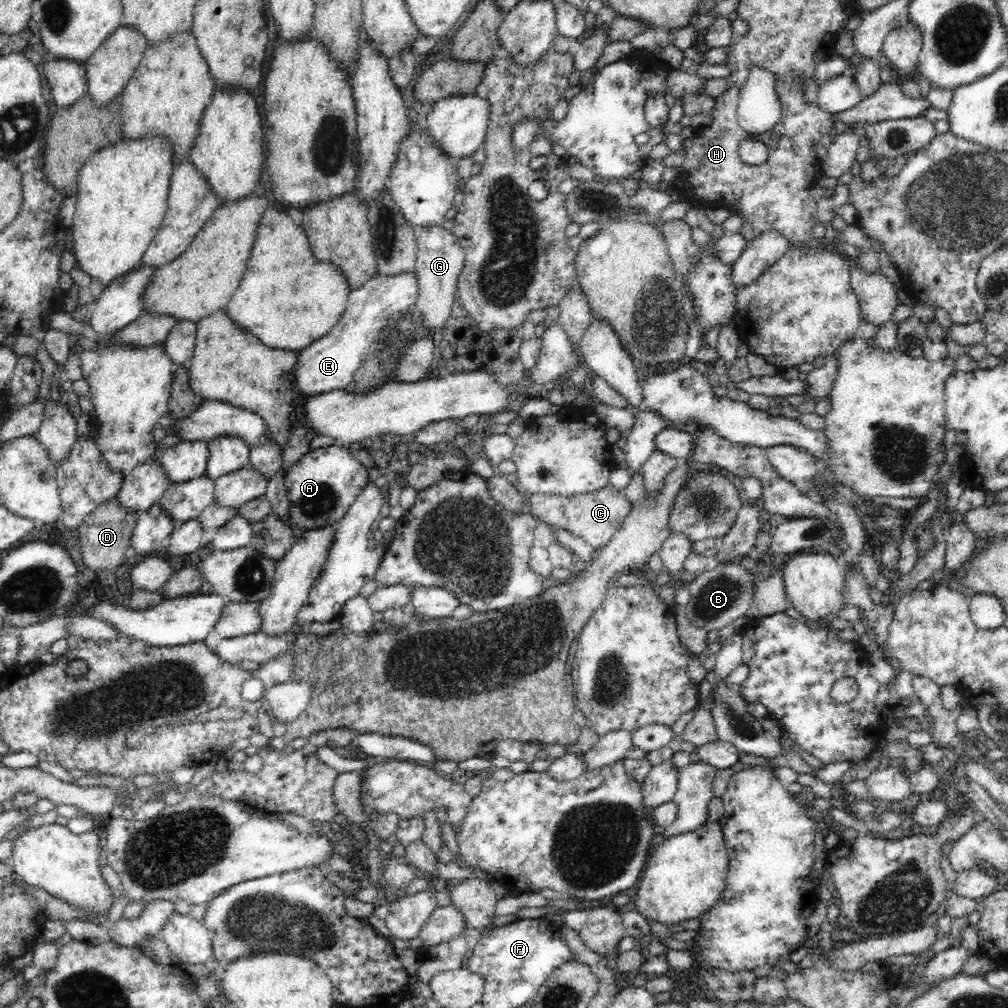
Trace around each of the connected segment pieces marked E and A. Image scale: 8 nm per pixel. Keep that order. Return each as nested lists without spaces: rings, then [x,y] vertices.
[[[416,272],[393,276],[376,274],[362,287],[350,291],[346,308],[330,332],[298,351],[298,358],[294,365],[298,390],[302,394],[317,395],[345,389],[352,382],[352,376],[356,374],[360,364],[370,354],[370,350],[374,350],[374,344],[378,342],[378,334],[384,330],[390,316],[405,312],[415,304],[417,298]]]
[[[330,445],[311,449],[285,476],[287,493],[292,502],[288,514],[293,526],[298,533],[318,526],[336,526],[370,482],[372,479],[368,477],[367,467],[354,457],[352,448]]]

